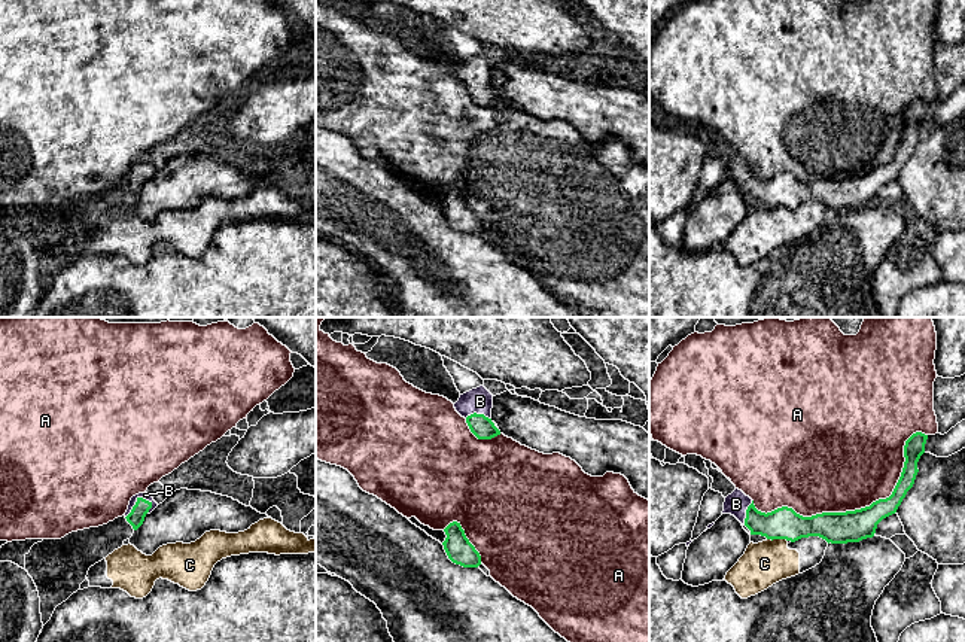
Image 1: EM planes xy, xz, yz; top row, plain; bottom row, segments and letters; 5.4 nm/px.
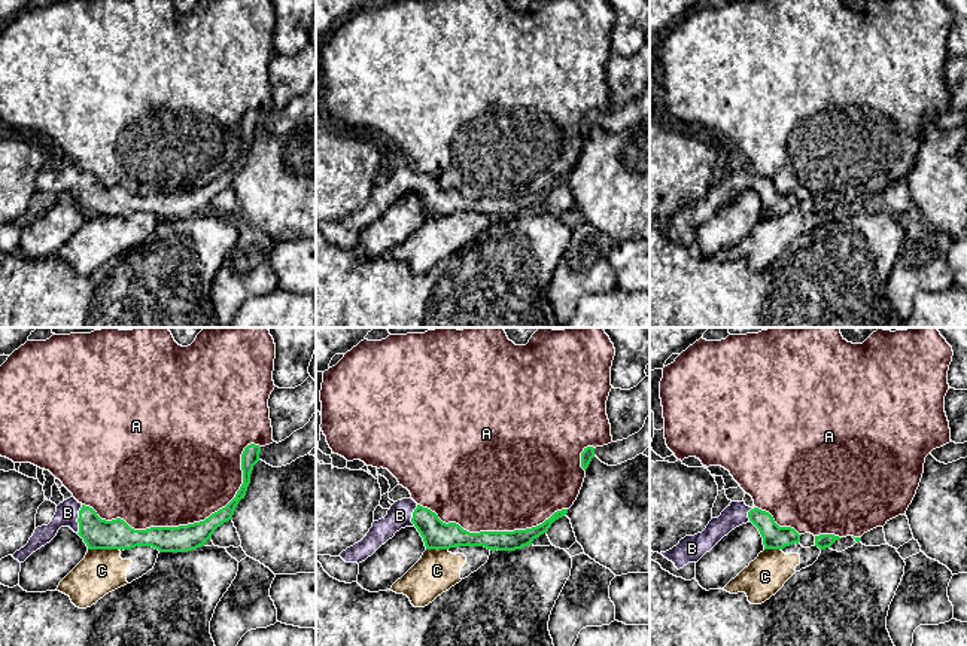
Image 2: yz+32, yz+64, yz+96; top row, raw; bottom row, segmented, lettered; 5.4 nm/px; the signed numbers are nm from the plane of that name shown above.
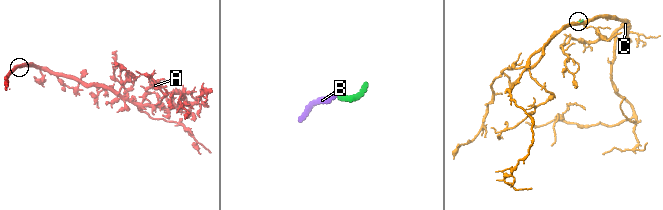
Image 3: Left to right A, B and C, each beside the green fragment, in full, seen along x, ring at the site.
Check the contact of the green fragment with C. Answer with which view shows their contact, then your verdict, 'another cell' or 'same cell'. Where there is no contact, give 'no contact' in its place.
contact in yz; another cell

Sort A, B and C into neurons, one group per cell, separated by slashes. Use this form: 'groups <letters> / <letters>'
groups A / B / C

